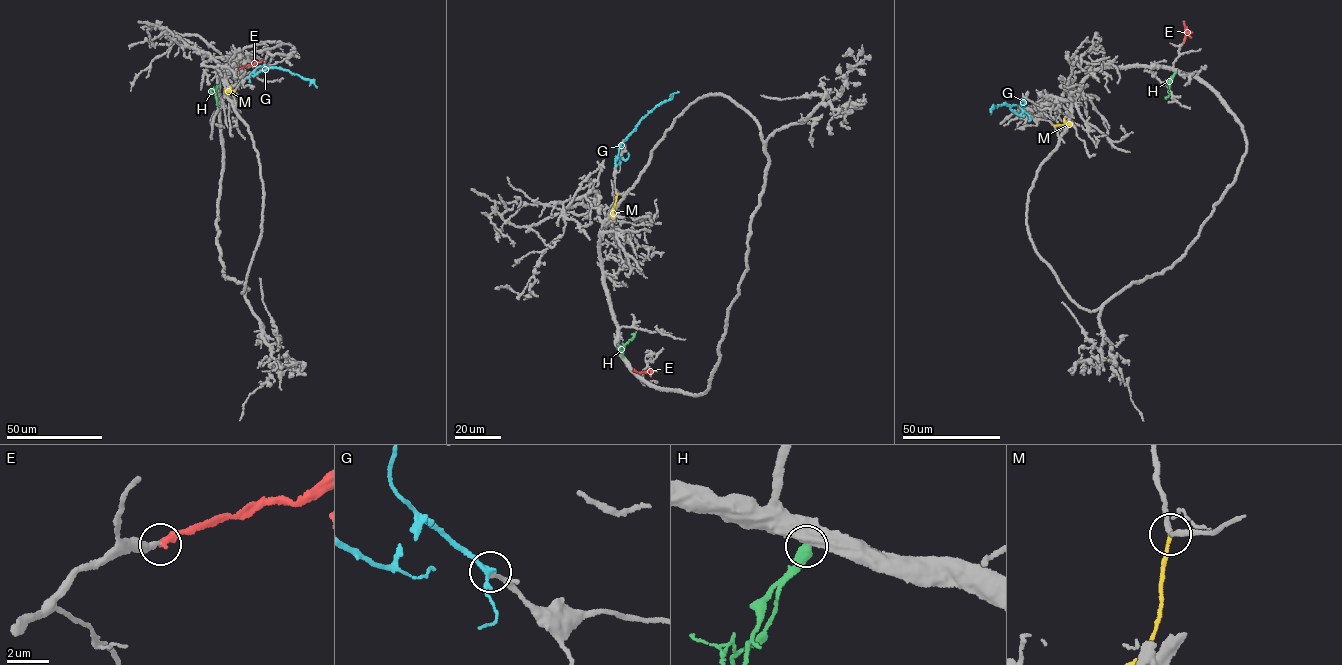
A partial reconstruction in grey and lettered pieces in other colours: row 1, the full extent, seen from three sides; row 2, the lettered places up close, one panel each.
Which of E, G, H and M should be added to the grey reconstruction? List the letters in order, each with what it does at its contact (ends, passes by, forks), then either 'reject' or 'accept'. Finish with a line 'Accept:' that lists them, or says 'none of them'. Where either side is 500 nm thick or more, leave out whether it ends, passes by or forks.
E: it ends; accept
G: it passes by; reject
H: reject
M: it ends; reject
Accept: E

